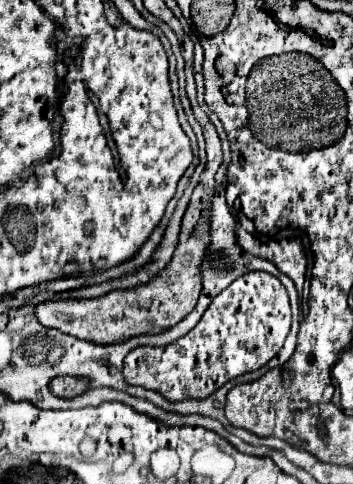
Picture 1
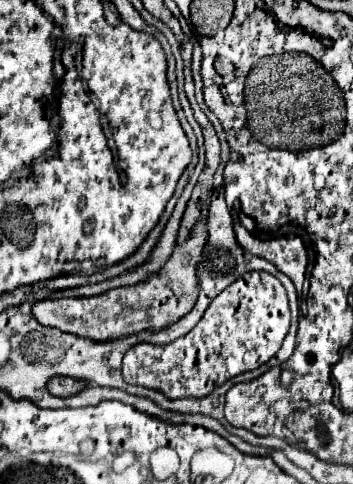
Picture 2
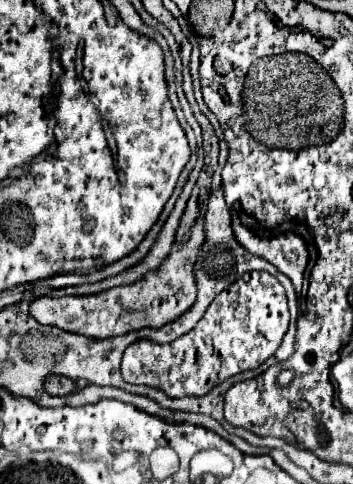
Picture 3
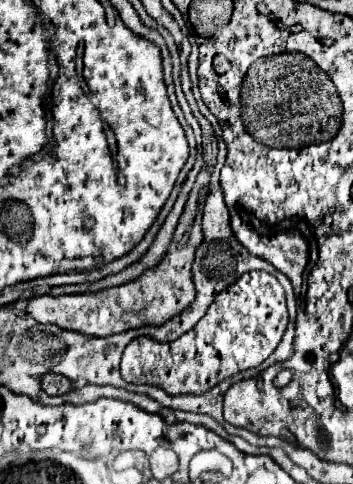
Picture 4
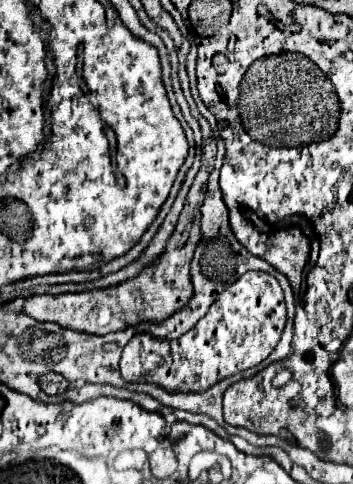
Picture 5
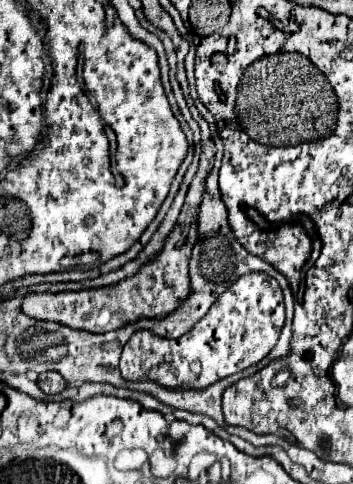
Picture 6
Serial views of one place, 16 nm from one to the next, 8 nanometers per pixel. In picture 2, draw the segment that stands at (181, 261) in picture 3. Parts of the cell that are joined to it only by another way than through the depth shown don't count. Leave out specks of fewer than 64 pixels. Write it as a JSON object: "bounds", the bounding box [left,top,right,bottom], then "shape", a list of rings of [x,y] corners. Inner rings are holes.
{"bounds":[32,34,220,340],"shape":[[[184,34],[182,46],[182,60],[184,60],[184,92],[190,100],[190,106],[194,110],[194,116],[204,132],[204,148],[206,148],[206,166],[198,178],[198,184],[192,190],[192,198],[186,206],[186,212],[180,222],[178,238],[172,250],[172,256],[166,260],[166,264],[156,274],[148,274],[148,280],[138,282],[134,286],[124,288],[112,288],[104,294],[90,296],[90,298],[44,298],[32,304],[32,314],[36,320],[44,326],[60,328],[62,332],[70,332],[76,336],[84,336],[90,340],[112,340],[118,336],[126,336],[140,330],[160,330],[178,318],[182,318],[186,312],[192,310],[196,298],[198,298],[198,280],[196,280],[196,262],[200,258],[202,246],[206,244],[206,208],[208,200],[212,196],[212,176],[220,162],[220,140],[216,138],[214,126],[206,118],[204,112],[200,112],[196,98],[194,98],[194,82],[190,74],[190,58],[192,58],[192,42]]]}

